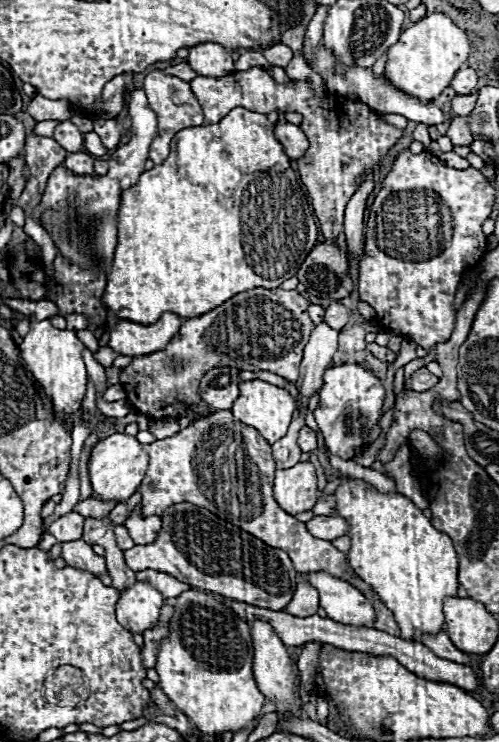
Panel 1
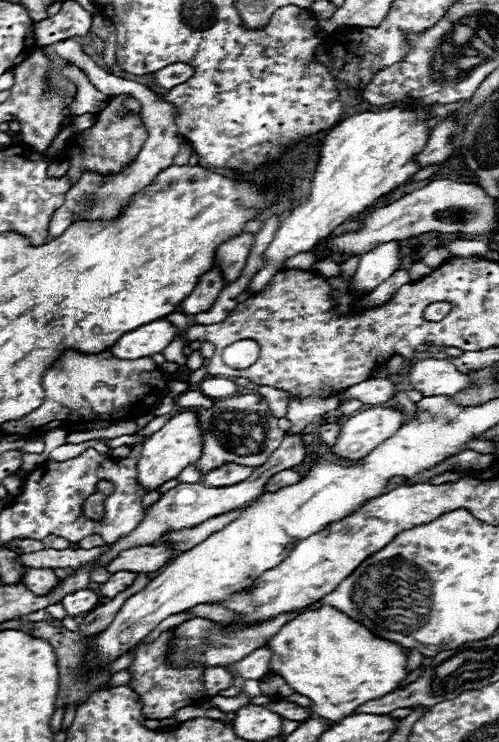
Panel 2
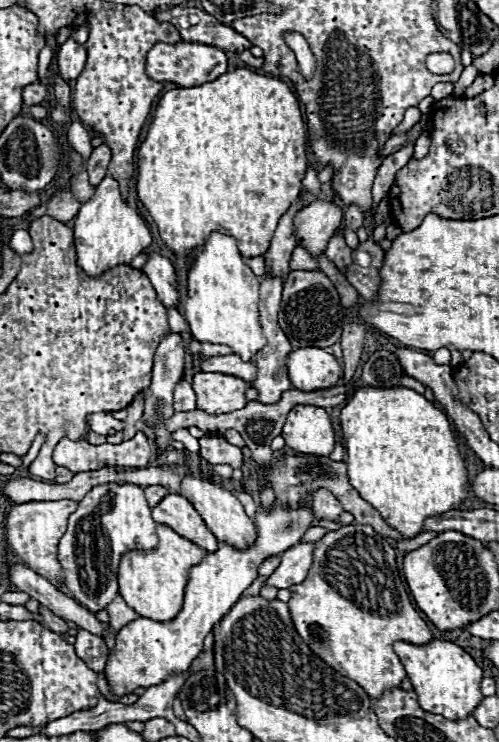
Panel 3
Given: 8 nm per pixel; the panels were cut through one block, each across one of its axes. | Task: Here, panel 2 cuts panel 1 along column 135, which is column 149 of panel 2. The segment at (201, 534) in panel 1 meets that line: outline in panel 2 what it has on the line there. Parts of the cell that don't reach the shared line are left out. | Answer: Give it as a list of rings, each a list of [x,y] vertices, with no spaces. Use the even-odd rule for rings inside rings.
[[[138,546],[138,548],[120,552],[114,560],[110,560],[106,564],[106,570],[112,574],[116,570],[136,570],[136,572],[148,570],[148,572],[152,572],[152,570],[160,570],[170,556],[178,556],[178,552],[168,546],[158,546],[158,548]]]

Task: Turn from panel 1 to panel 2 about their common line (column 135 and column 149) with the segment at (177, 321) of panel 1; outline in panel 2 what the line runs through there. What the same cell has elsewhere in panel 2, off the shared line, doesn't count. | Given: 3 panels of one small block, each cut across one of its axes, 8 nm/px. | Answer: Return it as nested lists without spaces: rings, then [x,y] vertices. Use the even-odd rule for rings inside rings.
[[[154,320],[122,334],[110,346],[110,352],[116,358],[124,360],[152,356],[162,352],[174,340],[174,336],[176,336],[176,326],[172,326],[168,320]]]

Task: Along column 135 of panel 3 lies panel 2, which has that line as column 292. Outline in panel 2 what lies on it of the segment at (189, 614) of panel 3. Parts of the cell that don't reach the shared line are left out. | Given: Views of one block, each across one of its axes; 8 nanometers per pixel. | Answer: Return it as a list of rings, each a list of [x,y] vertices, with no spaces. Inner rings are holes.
[[[322,606],[298,614],[294,620],[284,624],[276,636],[268,640],[268,646],[272,646],[270,672],[280,674],[294,692],[310,698],[312,712],[330,722],[340,722],[342,718],[354,714],[354,710],[362,704],[378,700],[384,694],[390,694],[392,690],[398,690],[400,682],[408,678],[406,654],[400,646],[376,638],[370,630],[364,630],[364,626],[352,622],[352,618],[348,618],[346,614],[332,610],[332,606]]]

